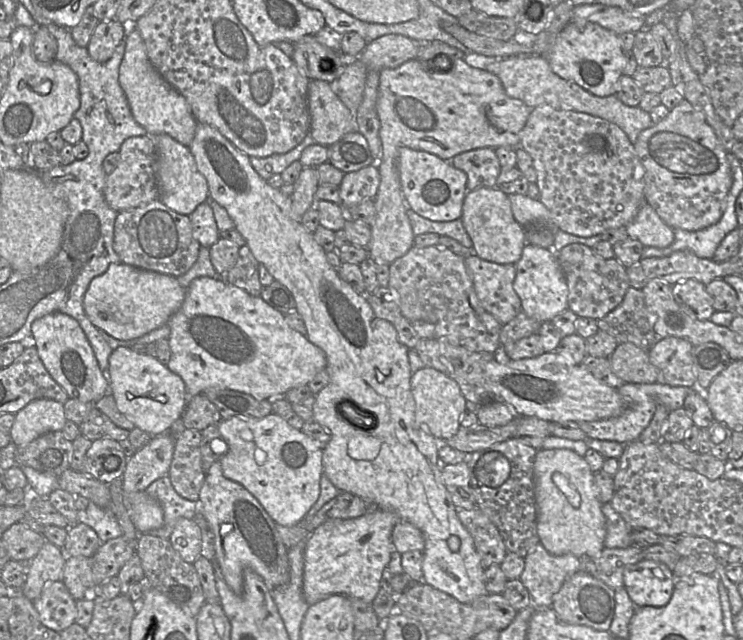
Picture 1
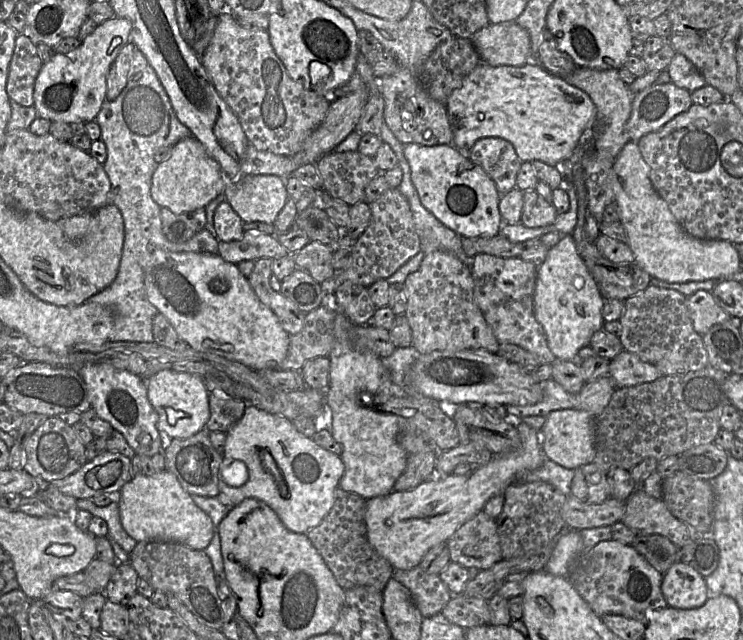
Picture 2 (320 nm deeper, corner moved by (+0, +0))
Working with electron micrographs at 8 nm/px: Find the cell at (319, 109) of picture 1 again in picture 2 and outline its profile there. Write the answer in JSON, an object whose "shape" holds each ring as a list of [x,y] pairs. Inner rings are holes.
{"shape":[[[404,144],[411,181],[422,205],[461,237],[494,237],[500,232],[500,194],[483,168],[460,155],[452,144]]]}

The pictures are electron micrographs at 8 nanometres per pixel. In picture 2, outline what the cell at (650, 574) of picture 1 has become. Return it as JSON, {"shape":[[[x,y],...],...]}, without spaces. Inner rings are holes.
{"shape":[[[681,561],[663,574],[661,591],[667,605],[678,609],[699,608],[709,598],[705,577]]]}

